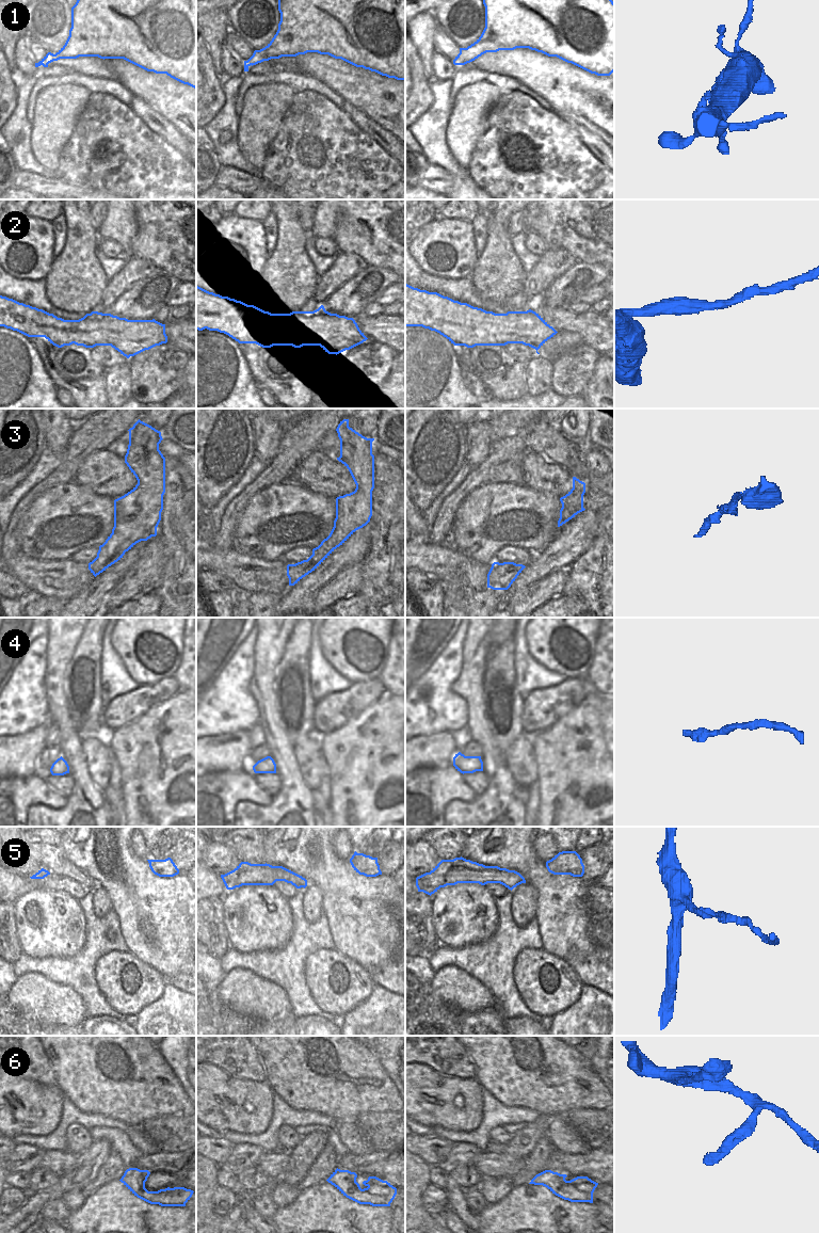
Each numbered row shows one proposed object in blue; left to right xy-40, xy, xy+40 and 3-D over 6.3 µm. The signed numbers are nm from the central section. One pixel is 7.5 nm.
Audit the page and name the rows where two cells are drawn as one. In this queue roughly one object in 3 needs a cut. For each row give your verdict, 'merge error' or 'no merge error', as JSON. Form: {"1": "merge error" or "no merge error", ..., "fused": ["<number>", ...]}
{"1": "no merge error", "2": "no merge error", "3": "no merge error", "4": "no merge error", "5": "no merge error", "6": "no merge error", "fused": []}

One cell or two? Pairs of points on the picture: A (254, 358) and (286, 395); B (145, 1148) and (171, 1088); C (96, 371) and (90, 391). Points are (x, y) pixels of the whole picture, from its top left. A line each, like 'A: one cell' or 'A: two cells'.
A: one cell
B: two cells
C: two cells

